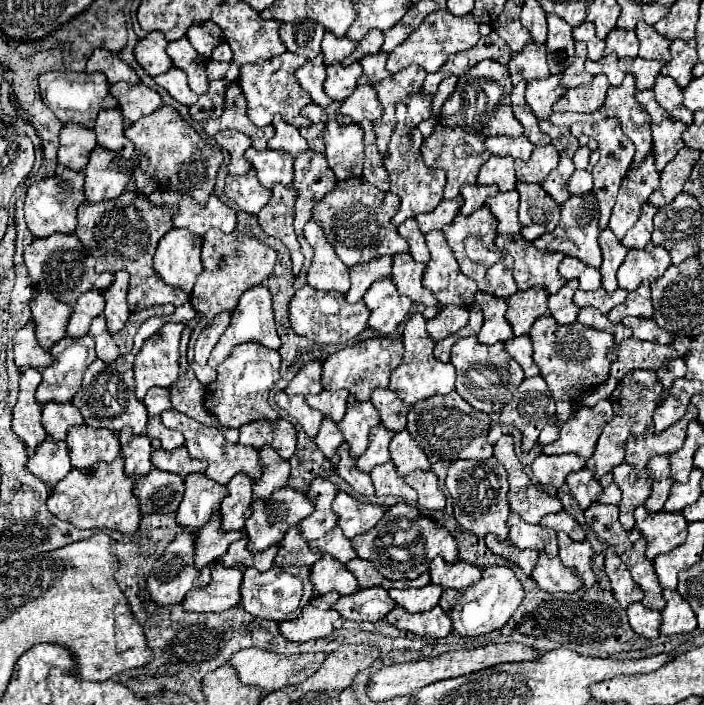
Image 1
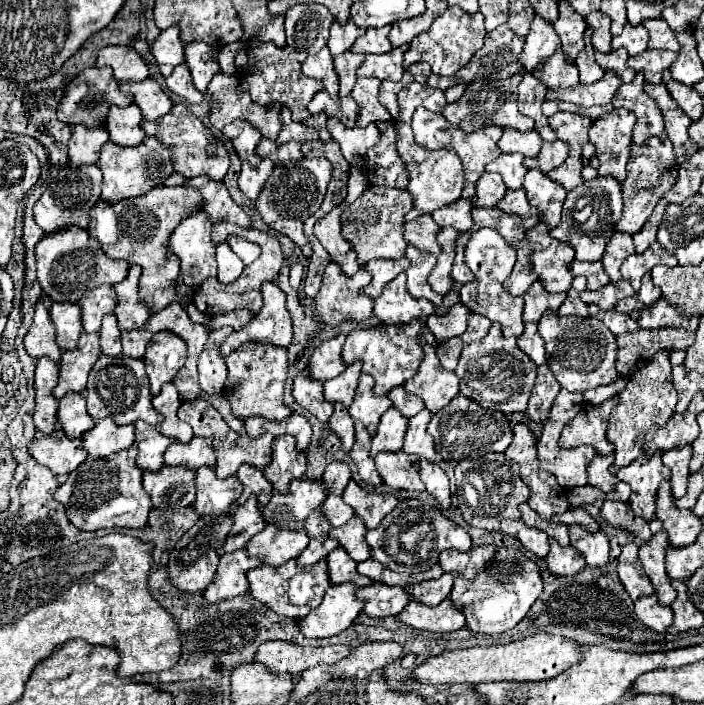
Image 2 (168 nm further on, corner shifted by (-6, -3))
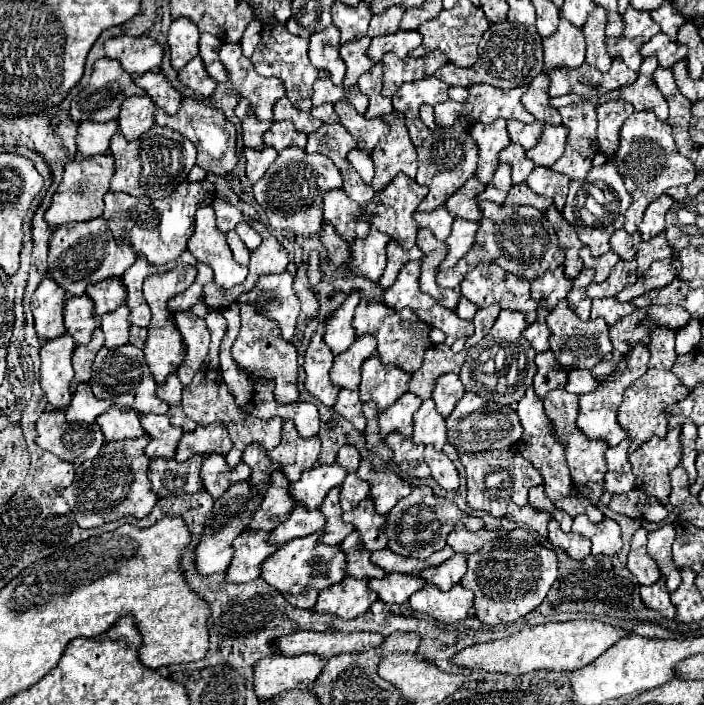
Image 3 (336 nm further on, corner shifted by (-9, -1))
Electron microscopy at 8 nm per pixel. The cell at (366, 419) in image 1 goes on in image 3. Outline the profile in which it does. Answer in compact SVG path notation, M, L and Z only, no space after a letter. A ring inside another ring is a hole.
M373 353L363 363L363 375L359 385L361 401L365 403L373 399L377 403L377 409L381 411L409 391L409 377L411 373L405 373L405 369L397 369L397 365L385 365L381 357Z

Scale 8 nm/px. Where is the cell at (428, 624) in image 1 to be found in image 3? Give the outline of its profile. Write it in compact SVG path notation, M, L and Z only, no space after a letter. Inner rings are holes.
M425 585L409 599L411 609L427 613L441 623L459 623L473 607L473 593L463 585L453 585L449 591L441 591L435 585Z

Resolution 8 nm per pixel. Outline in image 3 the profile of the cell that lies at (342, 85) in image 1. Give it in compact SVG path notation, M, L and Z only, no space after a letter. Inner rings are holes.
M361 37L361 39L347 41L345 45L341 45L341 59L347 65L347 73L343 79L345 87L355 87L359 75L365 73L369 67L373 67L373 61L367 55L369 43L371 43L369 37Z

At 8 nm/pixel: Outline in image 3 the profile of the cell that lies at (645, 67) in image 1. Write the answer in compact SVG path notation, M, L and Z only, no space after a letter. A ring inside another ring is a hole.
M657 33L649 43L645 43L641 47L641 55L643 57L655 55L659 59L661 67L671 67L675 61L681 61L687 55L687 49L685 49L685 45L669 41L669 37L665 37L665 33Z

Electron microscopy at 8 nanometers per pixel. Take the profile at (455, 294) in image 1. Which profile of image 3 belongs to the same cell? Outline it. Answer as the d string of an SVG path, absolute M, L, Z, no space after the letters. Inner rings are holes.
M455 219L453 223L453 231L447 237L447 245L449 245L449 253L445 257L445 261L441 263L441 271L451 269L471 247L473 247L473 237L475 231L479 229L479 223L475 221L465 221L465 219Z

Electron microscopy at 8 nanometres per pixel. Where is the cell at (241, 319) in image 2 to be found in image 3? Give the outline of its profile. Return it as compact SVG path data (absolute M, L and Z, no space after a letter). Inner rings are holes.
M241 303L241 331L233 345L233 359L249 373L275 381L275 399L279 403L293 403L299 399L297 391L297 349L281 337L275 321L261 317L253 307Z

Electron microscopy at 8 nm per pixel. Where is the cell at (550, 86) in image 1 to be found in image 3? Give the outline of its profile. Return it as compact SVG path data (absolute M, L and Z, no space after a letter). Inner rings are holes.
M559 21L557 33L543 39L545 67L579 67L585 61L583 31L569 21Z

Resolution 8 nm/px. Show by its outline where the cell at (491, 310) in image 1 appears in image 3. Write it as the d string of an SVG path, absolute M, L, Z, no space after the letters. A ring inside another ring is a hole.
M481 263L461 283L461 295L473 301L477 307L489 307L497 303L501 309L521 311L527 323L537 319L539 301L531 299L529 281L505 273L493 263Z

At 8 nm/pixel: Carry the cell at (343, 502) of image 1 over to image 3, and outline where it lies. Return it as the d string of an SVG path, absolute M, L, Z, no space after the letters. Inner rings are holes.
M369 457L361 461L357 475L359 479L369 481L375 509L377 513L383 513L383 515L387 515L401 497L407 497L413 491L413 487L407 481L403 481L397 473L389 469L379 469L379 471L373 469Z

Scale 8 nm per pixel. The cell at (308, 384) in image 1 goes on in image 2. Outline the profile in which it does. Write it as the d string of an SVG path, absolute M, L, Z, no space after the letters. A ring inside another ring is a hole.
M338 335L334 339L324 341L320 347L316 347L316 351L312 353L310 361L308 361L308 375L310 379L320 379L320 381L328 381L338 377L346 367L342 363L342 345L344 345L344 335Z

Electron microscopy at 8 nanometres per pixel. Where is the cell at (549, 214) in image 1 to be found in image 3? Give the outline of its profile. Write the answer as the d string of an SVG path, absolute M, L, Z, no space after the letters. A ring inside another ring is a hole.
M535 167L531 171L531 175L527 177L527 185L531 187L531 191L535 191L537 195L543 195L543 197L551 197L559 211L565 205L569 183L571 183L569 177L565 177L563 173L557 173L549 167Z

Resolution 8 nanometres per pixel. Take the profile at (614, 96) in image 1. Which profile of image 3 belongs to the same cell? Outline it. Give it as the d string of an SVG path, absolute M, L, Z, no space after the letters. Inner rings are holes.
M647 57L641 63L639 69L639 77L635 83L625 85L617 91L609 93L609 99L621 97L625 101L629 101L635 111L653 111L661 117L661 121L667 121L667 101L663 97L663 93L657 89L655 81L653 81L653 71L657 69L657 59L655 57Z

